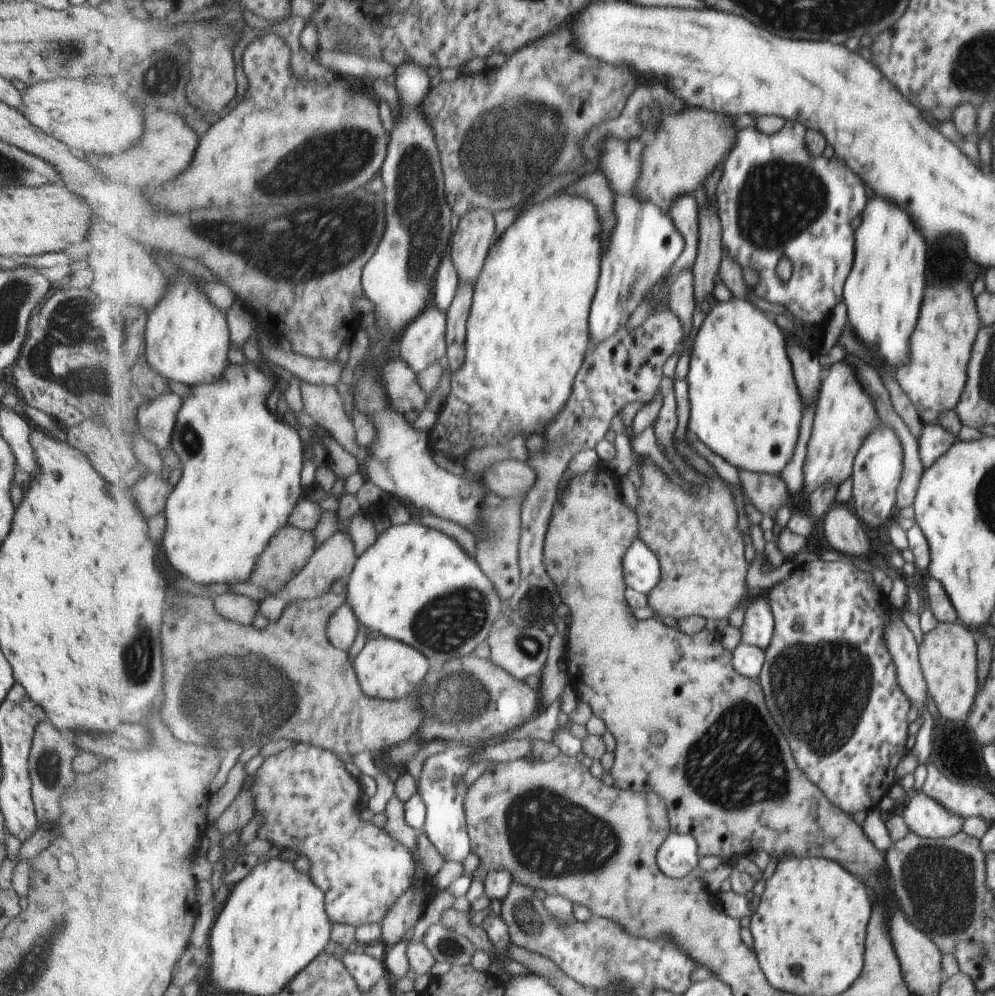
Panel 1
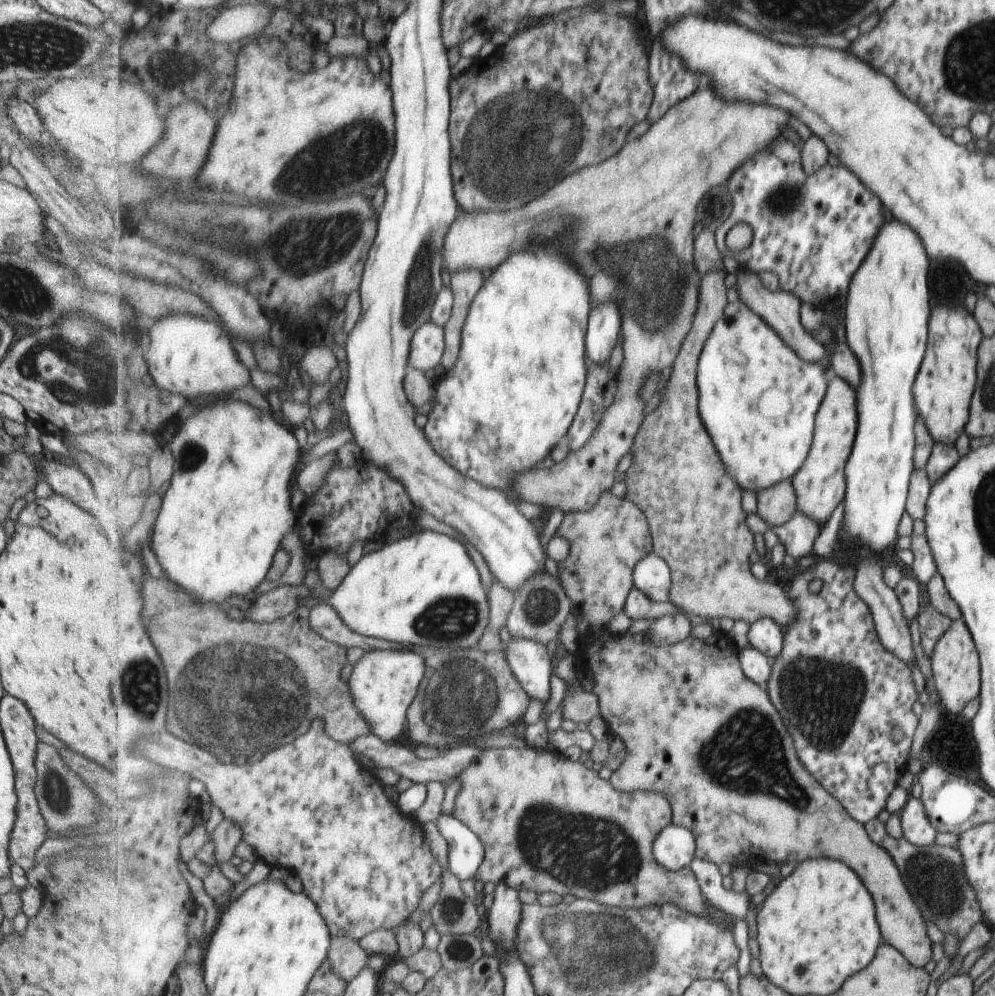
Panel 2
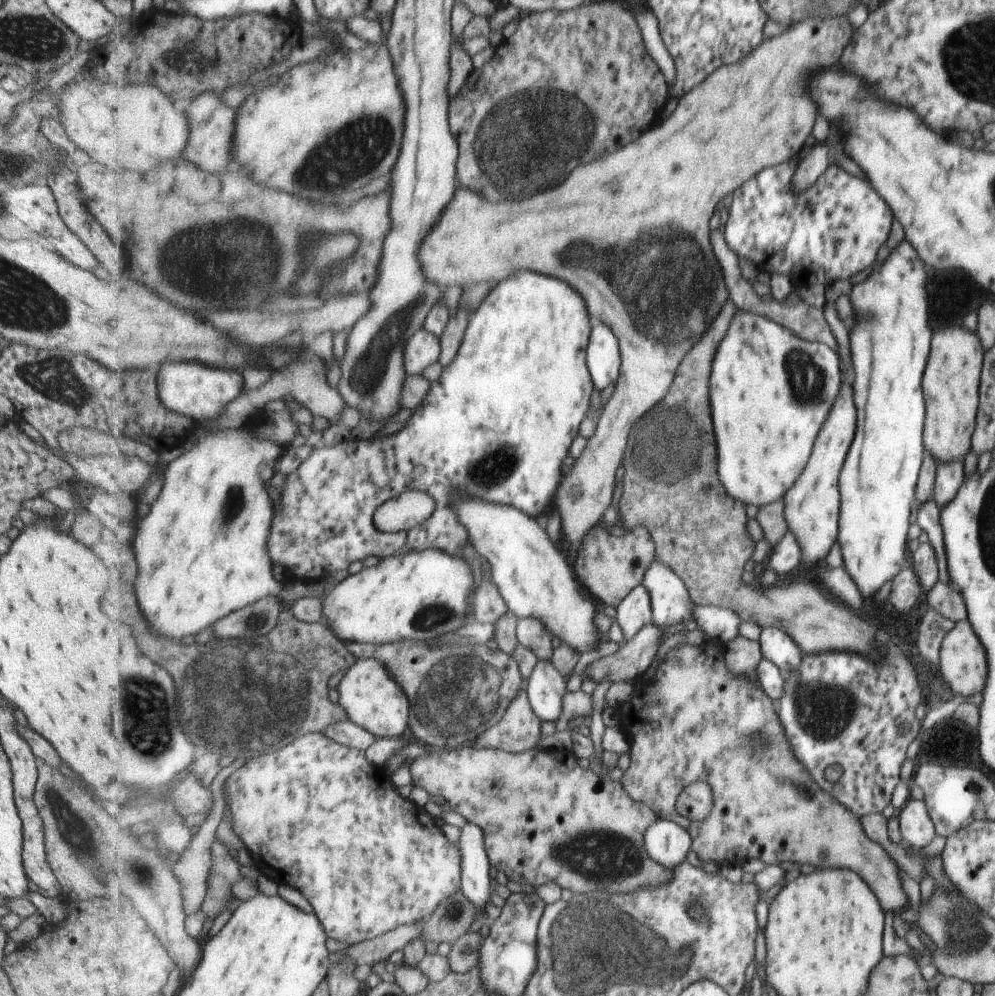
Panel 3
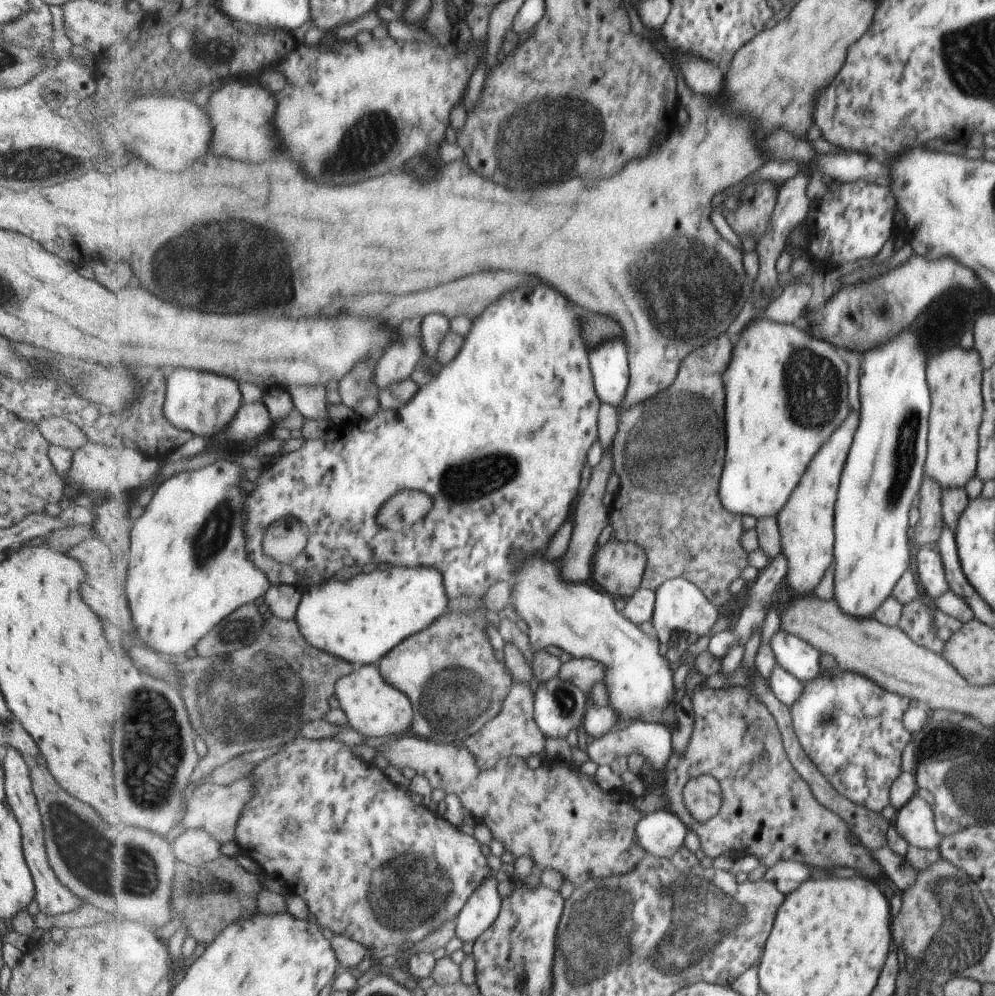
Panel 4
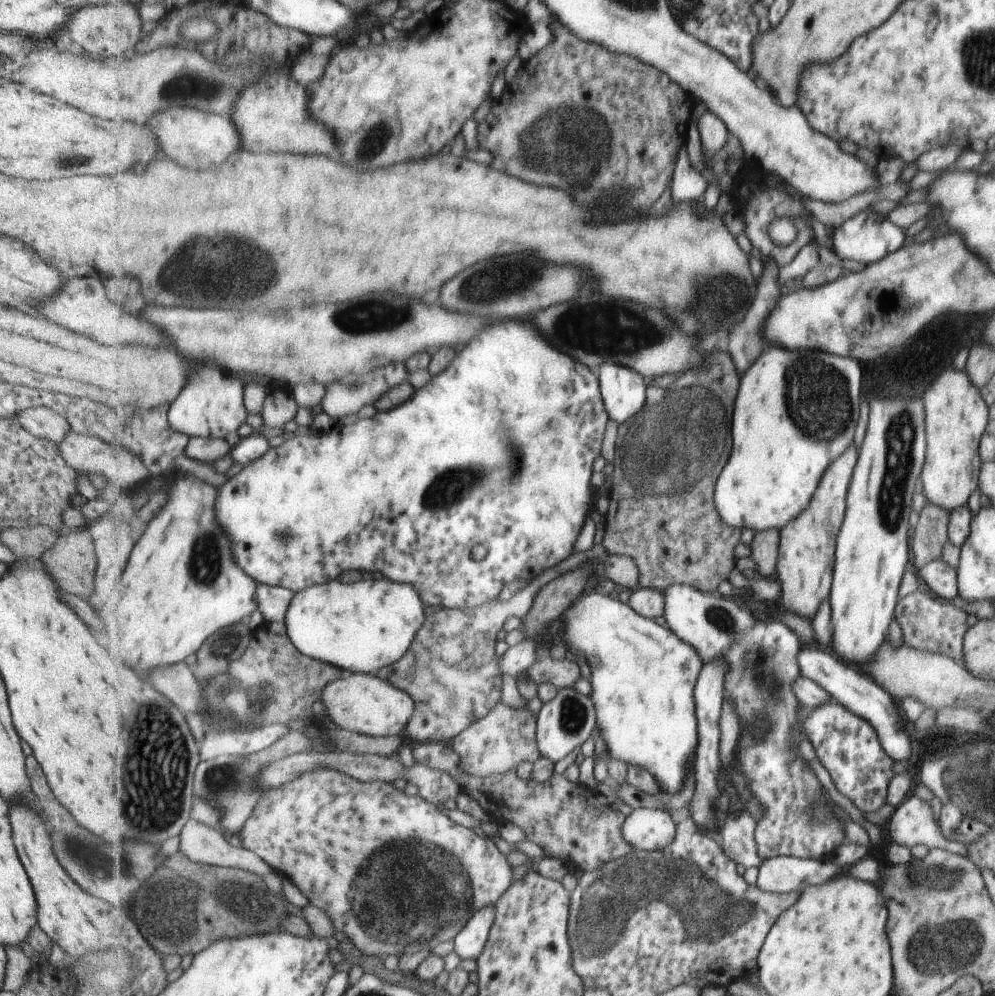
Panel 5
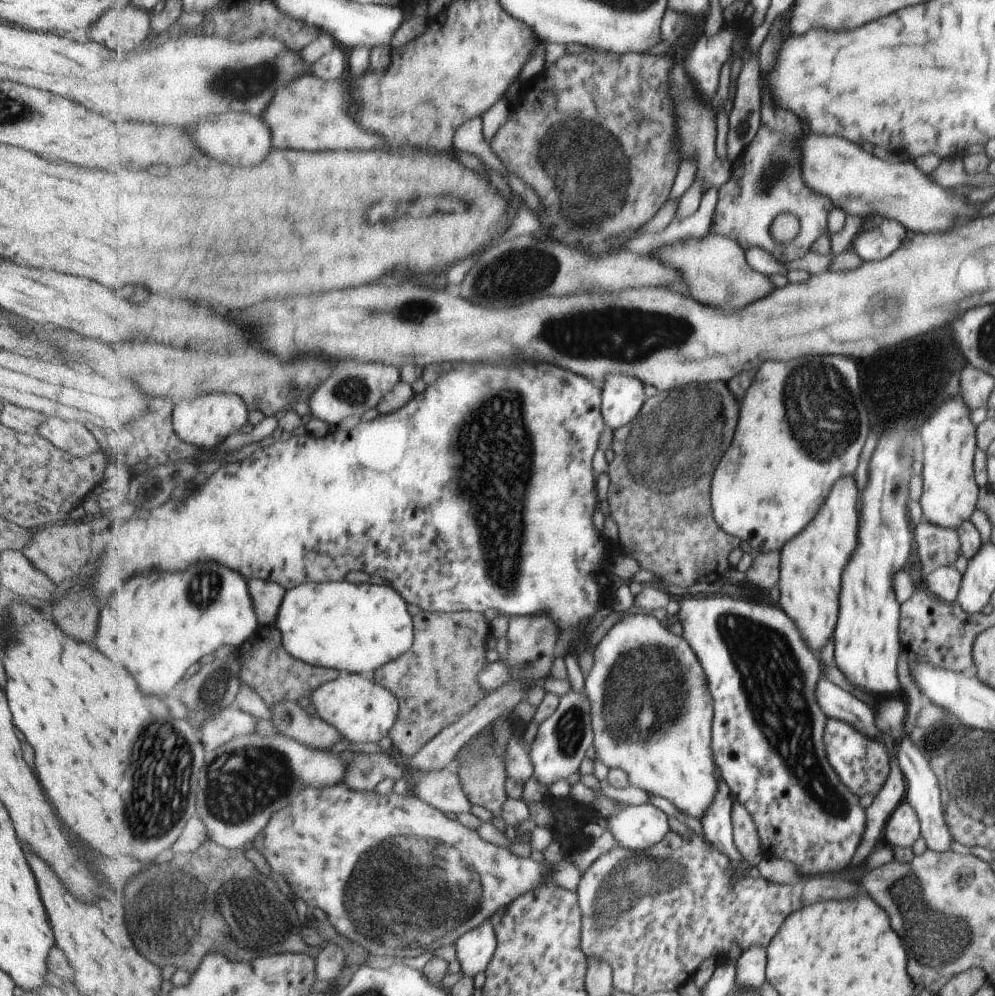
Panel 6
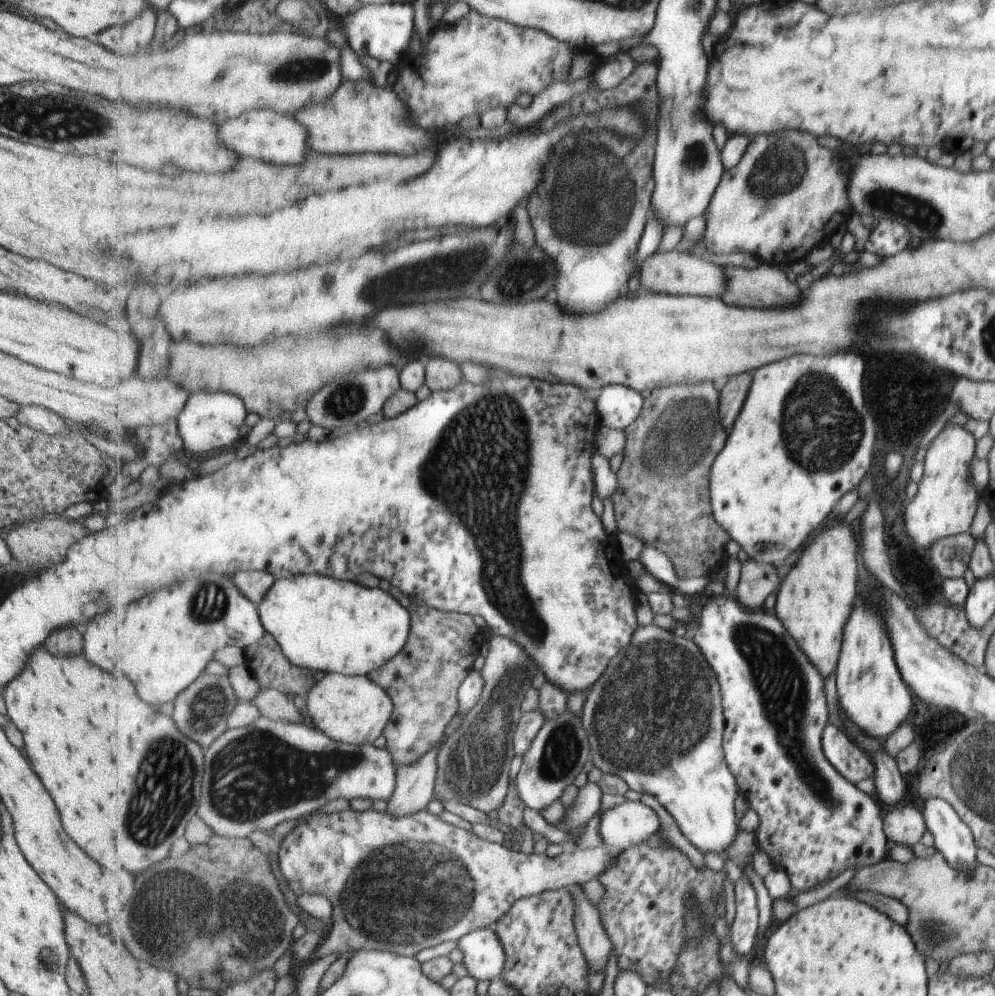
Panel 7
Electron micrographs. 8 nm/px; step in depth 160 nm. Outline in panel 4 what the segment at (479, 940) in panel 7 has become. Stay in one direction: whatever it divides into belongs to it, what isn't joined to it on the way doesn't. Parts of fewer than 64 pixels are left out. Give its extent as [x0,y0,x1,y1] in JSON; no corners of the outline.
[457,878,502,943]

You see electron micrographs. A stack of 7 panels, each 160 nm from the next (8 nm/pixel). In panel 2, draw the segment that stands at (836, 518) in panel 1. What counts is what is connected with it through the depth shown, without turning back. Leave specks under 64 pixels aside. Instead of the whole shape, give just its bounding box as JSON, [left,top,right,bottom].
[856,550,914,665]

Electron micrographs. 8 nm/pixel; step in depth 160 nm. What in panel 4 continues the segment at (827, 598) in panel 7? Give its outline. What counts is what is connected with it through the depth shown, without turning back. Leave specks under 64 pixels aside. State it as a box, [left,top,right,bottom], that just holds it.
[778,412,858,596]

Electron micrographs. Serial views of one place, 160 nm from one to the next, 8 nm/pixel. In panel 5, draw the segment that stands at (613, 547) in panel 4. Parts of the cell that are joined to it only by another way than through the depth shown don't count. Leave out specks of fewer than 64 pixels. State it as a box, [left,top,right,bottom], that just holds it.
[604,554,640,590]

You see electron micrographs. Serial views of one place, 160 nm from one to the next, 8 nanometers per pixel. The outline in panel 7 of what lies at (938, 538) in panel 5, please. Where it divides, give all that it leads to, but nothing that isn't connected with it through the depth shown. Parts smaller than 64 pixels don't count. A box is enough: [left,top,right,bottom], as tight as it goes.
[930,533,976,578]

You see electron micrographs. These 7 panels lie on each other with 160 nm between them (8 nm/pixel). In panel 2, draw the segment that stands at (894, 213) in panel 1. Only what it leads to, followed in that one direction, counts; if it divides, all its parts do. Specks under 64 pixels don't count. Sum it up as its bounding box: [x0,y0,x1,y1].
[838,220,930,558]

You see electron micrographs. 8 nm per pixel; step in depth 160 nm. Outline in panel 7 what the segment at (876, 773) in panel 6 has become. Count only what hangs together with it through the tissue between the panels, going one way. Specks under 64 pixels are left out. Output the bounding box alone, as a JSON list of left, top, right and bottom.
[823,724,876,783]

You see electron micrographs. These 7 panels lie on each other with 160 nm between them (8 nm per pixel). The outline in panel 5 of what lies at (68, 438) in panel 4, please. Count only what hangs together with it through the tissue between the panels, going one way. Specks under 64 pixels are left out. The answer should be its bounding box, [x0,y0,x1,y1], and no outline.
[14,407,72,446]

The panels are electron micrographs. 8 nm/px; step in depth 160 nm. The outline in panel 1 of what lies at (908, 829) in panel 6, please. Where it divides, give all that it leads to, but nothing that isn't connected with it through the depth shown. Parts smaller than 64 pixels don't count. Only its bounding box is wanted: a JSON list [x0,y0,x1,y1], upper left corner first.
[903,790,965,839]

